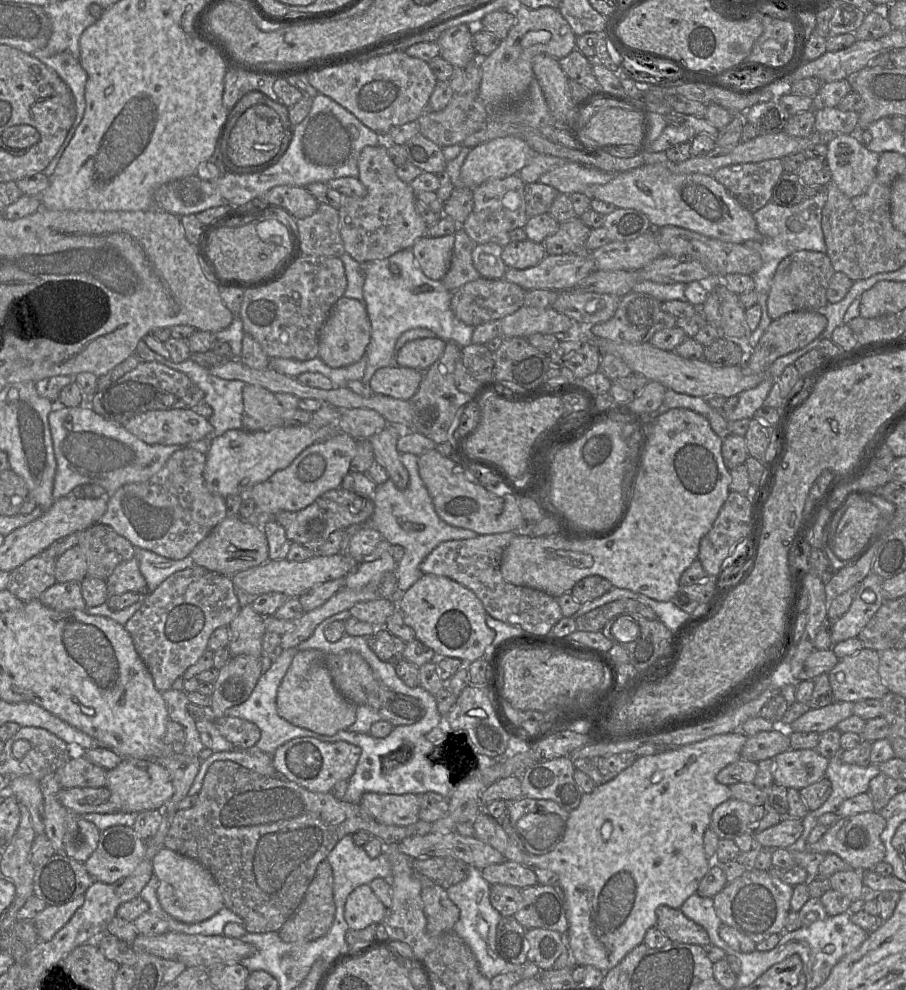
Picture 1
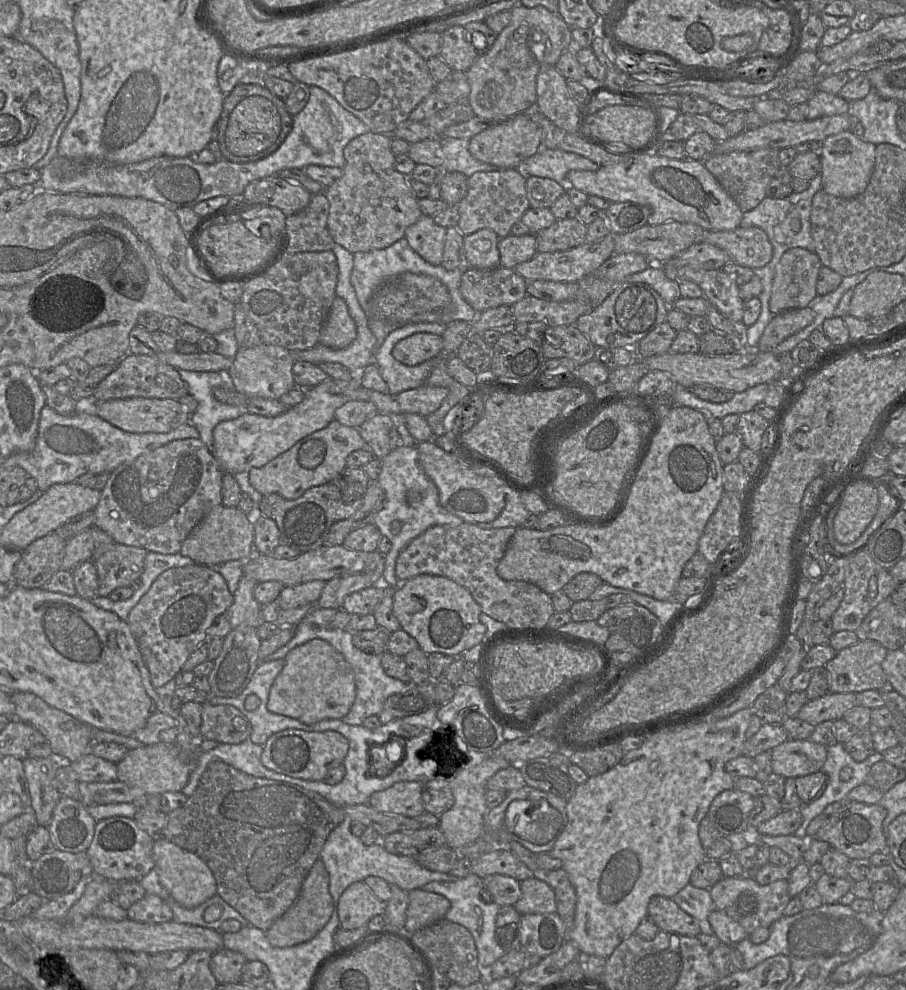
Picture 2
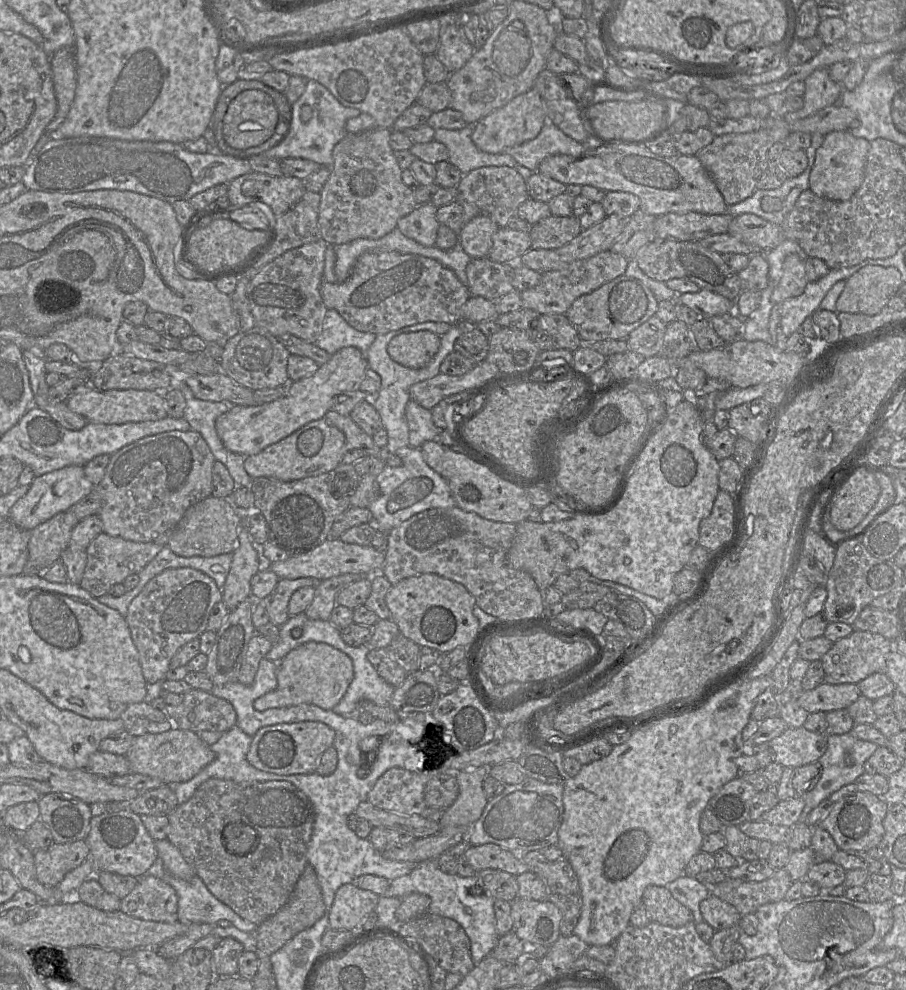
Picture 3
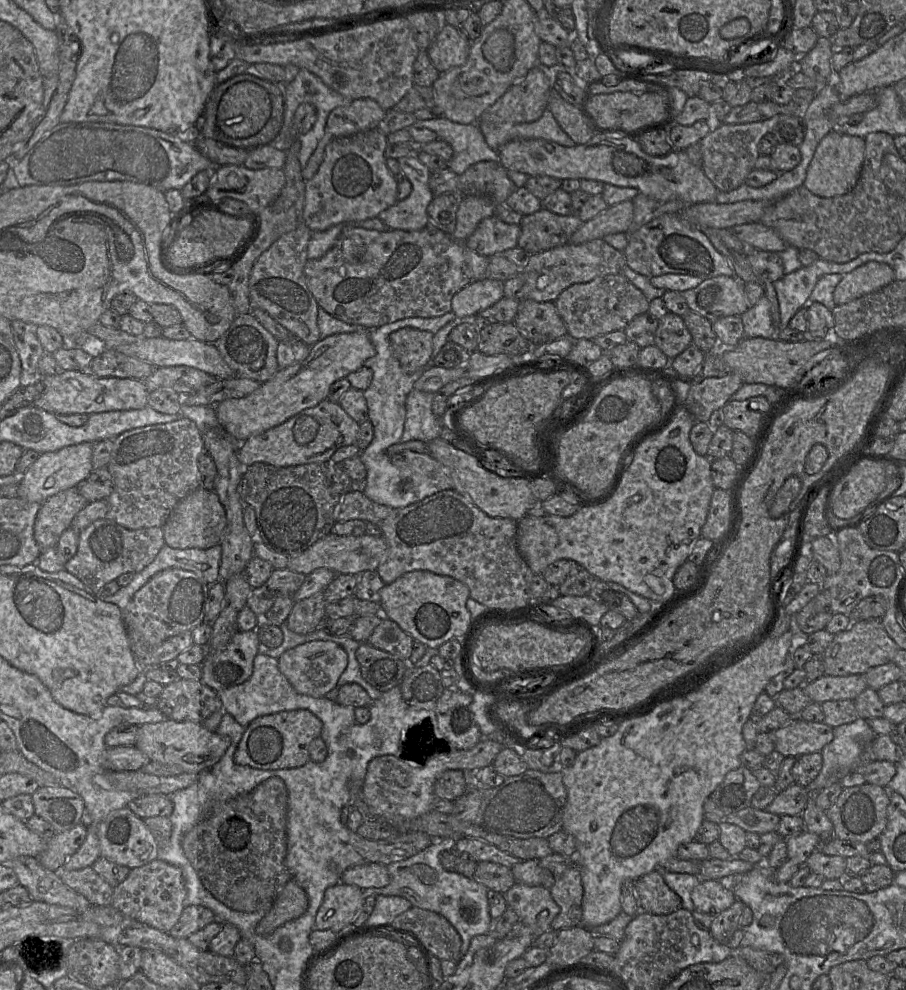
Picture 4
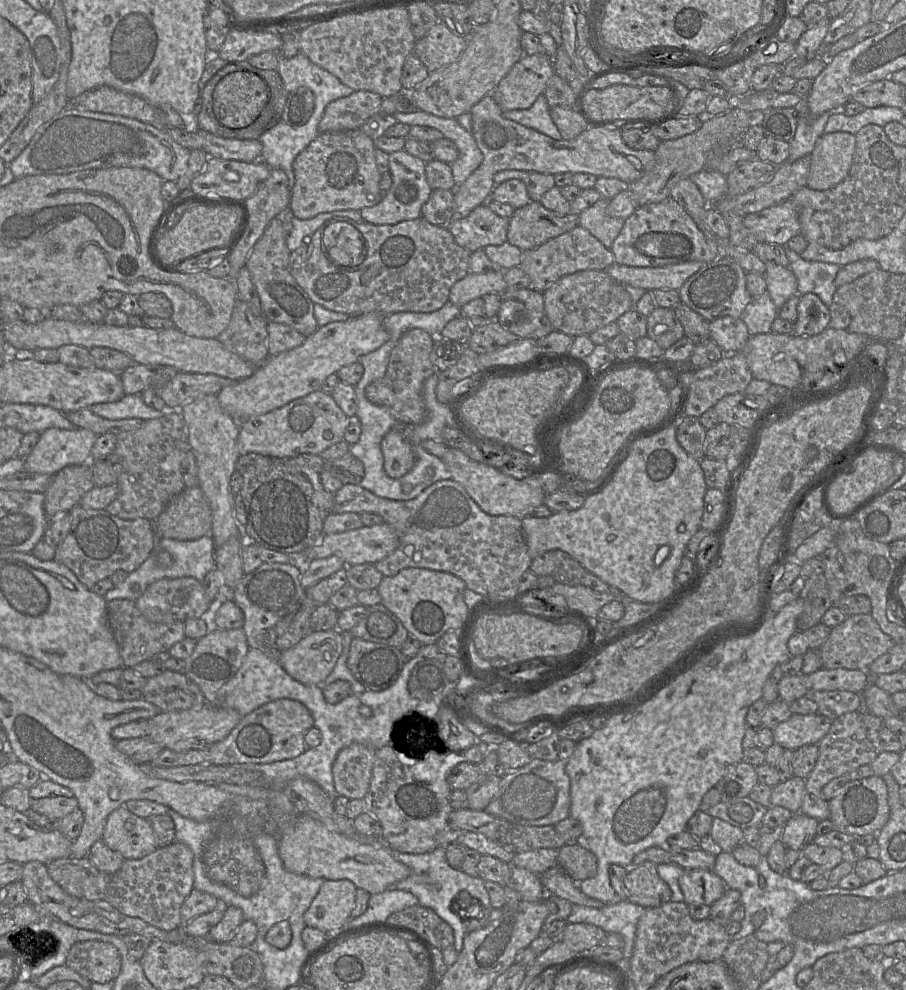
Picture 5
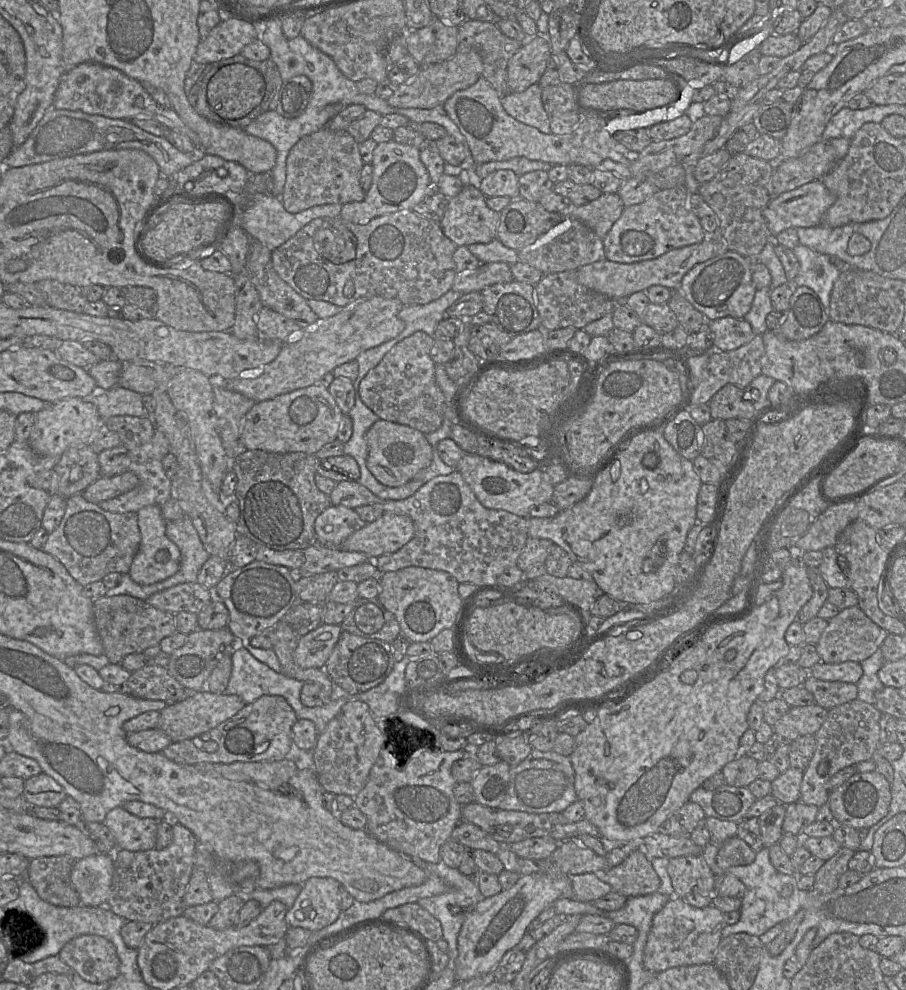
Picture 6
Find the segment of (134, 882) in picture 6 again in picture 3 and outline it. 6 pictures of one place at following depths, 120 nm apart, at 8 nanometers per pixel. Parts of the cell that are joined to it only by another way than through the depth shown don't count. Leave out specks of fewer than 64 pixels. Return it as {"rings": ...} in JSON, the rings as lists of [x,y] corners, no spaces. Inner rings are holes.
{"rings":[[[145,874],[137,877],[135,888],[120,902],[120,910],[142,920],[174,923],[178,921],[178,897],[165,881]]]}

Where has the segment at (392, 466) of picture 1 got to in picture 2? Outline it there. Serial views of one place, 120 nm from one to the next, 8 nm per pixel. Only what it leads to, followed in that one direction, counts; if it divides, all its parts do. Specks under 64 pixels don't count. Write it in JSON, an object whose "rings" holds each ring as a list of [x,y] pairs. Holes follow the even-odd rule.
{"rings":[[[379,412],[359,426],[358,431],[372,455],[381,460],[391,451],[389,433],[392,429],[391,417]]]}

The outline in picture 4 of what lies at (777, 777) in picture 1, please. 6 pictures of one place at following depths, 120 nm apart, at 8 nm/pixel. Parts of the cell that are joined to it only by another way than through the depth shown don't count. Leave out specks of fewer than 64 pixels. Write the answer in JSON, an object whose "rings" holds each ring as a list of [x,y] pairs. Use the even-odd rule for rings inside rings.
{"rings":[[[793,717],[773,732],[774,748],[784,757],[821,752],[832,741],[833,729],[824,722],[809,722]]]}

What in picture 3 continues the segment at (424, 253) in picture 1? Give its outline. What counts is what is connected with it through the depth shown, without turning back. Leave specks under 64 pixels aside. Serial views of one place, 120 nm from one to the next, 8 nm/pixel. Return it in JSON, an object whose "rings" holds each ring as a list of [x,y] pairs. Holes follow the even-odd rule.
{"rings":[[[431,201],[418,205],[411,213],[399,219],[397,229],[417,243],[432,247],[436,243],[440,223],[436,219],[437,207]]]}

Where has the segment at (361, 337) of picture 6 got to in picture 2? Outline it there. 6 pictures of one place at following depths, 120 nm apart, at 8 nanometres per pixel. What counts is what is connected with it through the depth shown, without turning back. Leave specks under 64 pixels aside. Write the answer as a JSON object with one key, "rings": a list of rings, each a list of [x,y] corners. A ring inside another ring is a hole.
{"rings":[[[328,377],[320,384],[306,389],[304,399],[299,404],[289,407],[281,415],[265,417],[257,414],[242,413],[236,419],[218,423],[213,430],[213,456],[222,471],[234,475],[239,472],[248,472],[251,468],[260,468],[290,449],[302,438],[325,428],[334,419],[336,409],[348,401],[345,396],[330,393],[331,384],[336,384],[336,379]]]}

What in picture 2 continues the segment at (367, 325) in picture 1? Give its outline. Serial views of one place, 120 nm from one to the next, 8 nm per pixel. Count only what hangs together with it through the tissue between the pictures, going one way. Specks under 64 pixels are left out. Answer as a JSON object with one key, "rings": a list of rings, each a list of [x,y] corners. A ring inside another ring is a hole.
{"rings":[[[336,296],[320,331],[319,344],[332,349],[344,349],[354,341],[356,335],[356,324],[349,314],[347,303]]]}

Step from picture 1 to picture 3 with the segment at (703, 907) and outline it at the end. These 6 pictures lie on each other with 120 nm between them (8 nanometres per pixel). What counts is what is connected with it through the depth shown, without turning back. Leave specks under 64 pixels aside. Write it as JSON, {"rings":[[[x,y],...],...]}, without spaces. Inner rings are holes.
{"rings":[[[685,874],[667,885],[673,897],[686,906],[693,914],[694,923],[704,921],[700,911],[700,903],[709,896],[708,887]]]}

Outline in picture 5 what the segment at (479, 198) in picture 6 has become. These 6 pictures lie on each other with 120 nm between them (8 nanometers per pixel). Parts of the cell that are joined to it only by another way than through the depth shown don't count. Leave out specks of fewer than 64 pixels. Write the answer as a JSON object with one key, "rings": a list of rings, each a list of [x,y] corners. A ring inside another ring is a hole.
{"rings":[[[485,203],[466,217],[452,221],[448,230],[459,246],[473,252],[507,242],[508,227],[509,219],[497,215]]]}

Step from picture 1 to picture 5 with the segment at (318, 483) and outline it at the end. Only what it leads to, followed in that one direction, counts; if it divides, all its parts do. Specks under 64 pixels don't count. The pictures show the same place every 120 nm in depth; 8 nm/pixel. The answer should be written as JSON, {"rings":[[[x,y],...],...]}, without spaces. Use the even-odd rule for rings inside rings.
{"rings":[[[317,390],[280,408],[243,420],[237,440],[238,452],[240,455],[255,452],[278,458],[320,455],[330,446],[344,440],[348,423],[349,417],[332,395]]]}

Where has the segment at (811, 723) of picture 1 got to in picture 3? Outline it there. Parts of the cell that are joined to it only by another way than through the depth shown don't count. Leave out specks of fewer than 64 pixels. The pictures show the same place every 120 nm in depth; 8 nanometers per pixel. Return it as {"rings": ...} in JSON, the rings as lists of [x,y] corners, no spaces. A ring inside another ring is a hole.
{"rings":[[[822,683],[812,690],[803,691],[797,703],[809,713],[847,709],[860,696],[857,684]]]}

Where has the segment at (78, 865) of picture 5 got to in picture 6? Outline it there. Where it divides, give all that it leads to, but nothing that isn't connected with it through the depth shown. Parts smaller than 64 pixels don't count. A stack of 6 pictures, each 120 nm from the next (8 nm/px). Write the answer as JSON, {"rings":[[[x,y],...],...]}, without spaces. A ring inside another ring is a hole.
{"rings":[[[45,856],[29,861],[26,878],[38,896],[52,905],[80,905],[78,893],[70,879],[76,860],[70,856]]]}

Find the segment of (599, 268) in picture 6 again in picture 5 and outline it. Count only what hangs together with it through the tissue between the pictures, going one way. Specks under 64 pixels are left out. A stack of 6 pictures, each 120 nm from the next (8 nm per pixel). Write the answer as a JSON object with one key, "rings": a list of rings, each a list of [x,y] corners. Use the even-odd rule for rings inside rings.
{"rings":[[[688,261],[662,267],[632,267],[614,263],[605,271],[623,285],[630,285],[646,291],[679,290],[688,278],[701,269],[703,264],[706,263]]]}

